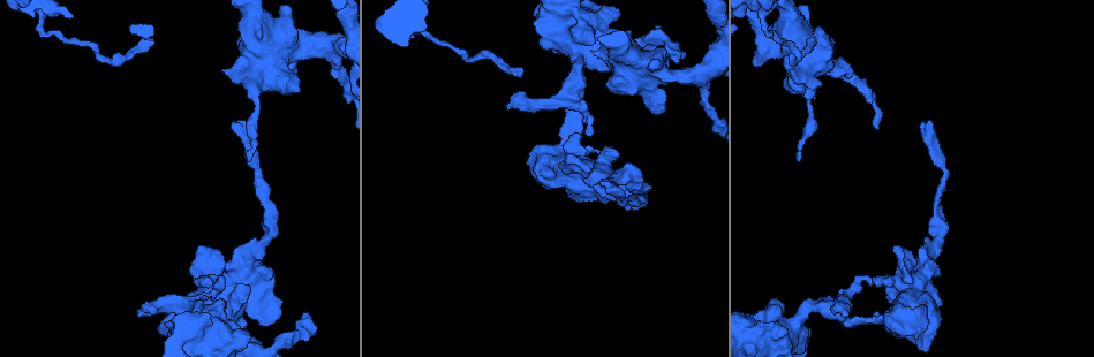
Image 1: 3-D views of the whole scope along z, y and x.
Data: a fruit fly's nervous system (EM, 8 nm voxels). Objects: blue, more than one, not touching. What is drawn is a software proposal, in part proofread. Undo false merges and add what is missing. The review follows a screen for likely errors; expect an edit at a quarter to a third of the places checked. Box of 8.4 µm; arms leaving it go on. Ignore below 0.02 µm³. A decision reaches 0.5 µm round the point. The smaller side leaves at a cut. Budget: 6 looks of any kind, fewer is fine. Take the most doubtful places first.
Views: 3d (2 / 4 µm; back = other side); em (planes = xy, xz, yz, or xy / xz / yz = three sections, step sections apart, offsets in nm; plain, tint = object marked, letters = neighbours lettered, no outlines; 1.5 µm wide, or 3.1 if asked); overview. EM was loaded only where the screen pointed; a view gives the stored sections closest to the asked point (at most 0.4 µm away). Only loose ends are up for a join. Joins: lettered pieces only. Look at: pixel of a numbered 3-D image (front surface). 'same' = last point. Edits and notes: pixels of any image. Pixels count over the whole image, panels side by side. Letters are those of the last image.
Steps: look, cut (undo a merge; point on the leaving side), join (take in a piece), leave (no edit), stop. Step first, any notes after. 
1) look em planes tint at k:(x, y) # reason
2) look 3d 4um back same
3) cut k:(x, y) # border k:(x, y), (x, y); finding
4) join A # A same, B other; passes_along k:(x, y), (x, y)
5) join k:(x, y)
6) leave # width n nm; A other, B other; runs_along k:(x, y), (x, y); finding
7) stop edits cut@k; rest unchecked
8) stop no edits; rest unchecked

look em planes tint at 1:(507, 107) # branch stops here

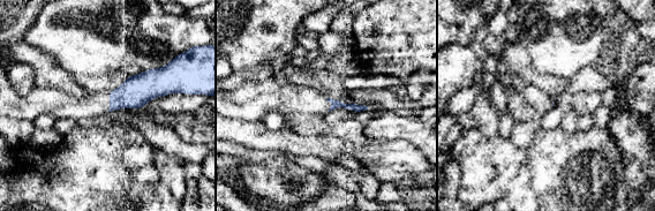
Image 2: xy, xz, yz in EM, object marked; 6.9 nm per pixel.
look em planes letters same

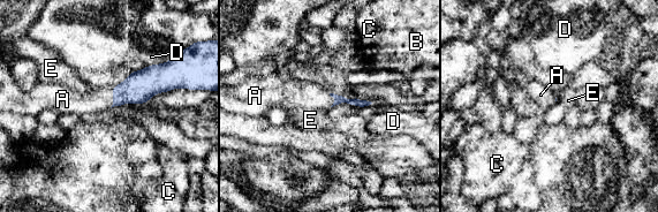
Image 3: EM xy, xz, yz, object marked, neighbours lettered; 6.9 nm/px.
join A # A same, B other, C other, D other, E other; it goes on there

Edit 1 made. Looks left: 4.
look overview

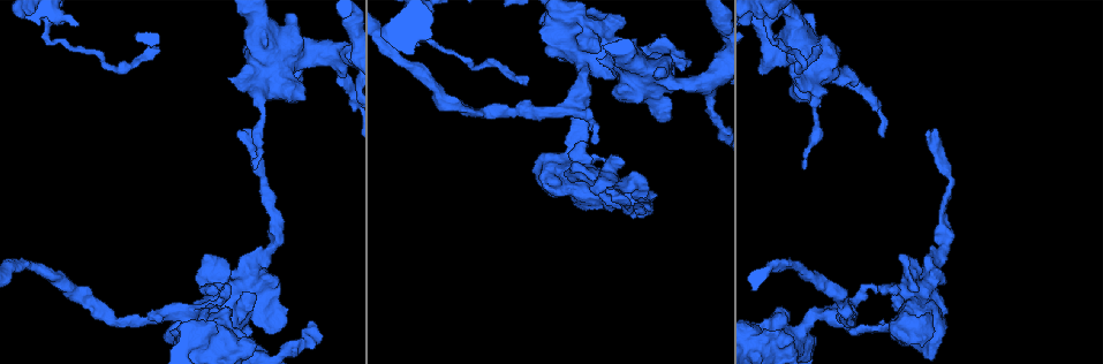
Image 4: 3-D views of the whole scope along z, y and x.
look em planes letters at 4:(599, 59) # free end

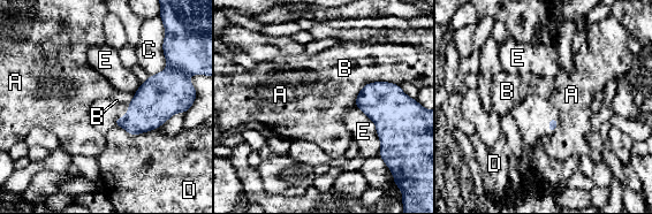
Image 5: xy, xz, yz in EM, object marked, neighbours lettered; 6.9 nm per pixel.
leave # A other, B other, C other, D other, E other; border 5:(399, 84), (366, 82), (355, 97); no lettered piece goes on from it

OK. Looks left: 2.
look 3d 4um at 4:(805, 167) # free end

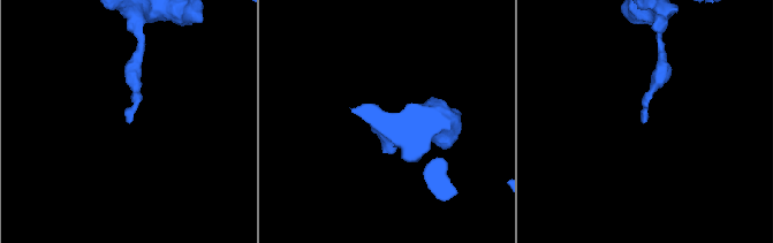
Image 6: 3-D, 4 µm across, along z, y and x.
look em planes letters at 6:(128, 120) # need the tissue

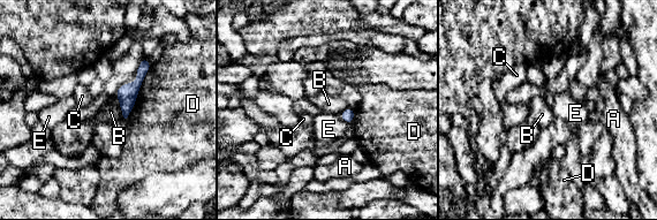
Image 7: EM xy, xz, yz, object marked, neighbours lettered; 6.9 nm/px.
leave # A other, B other, C other, D other, E other; no lettered piece goes on from it

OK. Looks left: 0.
stop edits join@3; rest unchecked

